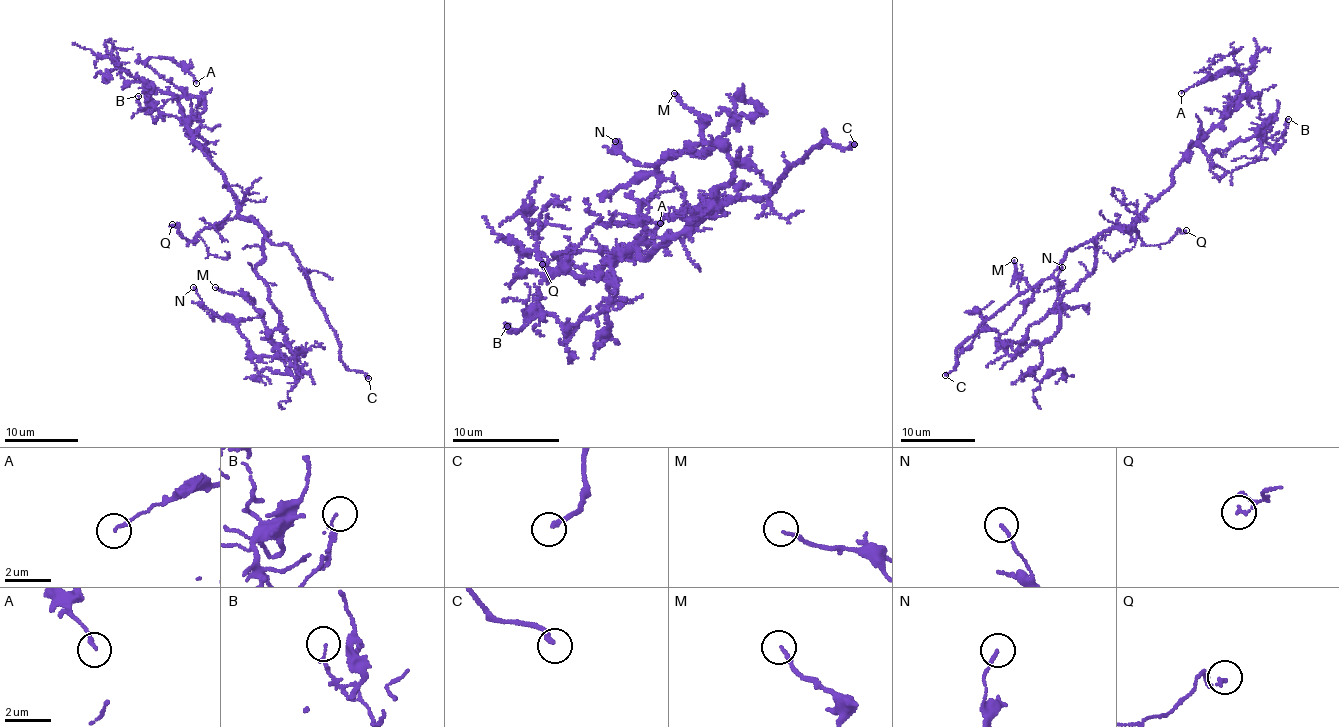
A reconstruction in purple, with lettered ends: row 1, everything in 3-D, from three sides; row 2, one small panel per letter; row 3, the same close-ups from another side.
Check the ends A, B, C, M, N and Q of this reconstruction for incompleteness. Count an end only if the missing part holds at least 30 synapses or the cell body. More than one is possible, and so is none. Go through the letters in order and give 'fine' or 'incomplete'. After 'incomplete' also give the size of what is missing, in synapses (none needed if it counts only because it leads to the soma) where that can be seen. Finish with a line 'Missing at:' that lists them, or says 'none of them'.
A: fine
B: fine
C: incomplete
M: fine
N: fine
Q: fine
Missing at: C

